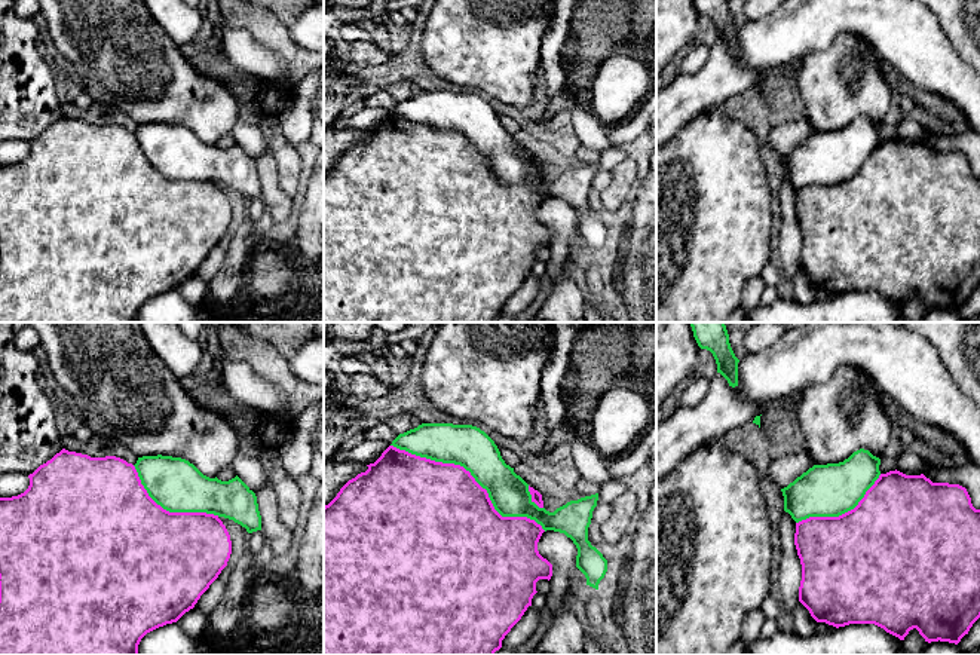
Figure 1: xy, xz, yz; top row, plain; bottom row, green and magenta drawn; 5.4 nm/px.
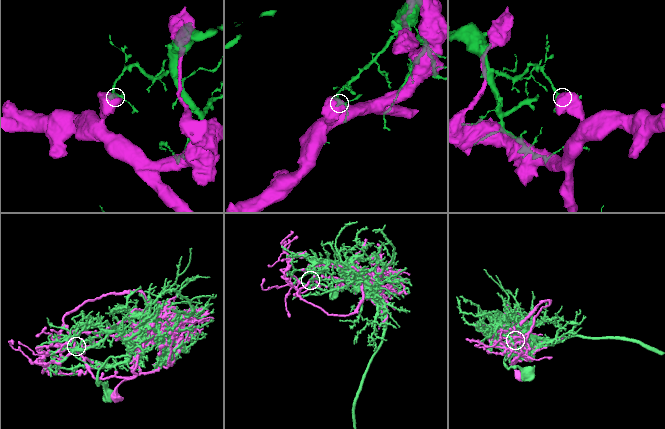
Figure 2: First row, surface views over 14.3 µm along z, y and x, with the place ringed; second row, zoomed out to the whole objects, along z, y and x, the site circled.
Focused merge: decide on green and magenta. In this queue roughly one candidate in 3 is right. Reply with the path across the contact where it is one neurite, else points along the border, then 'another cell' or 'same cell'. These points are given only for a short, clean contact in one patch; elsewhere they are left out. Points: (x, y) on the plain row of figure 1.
another cell

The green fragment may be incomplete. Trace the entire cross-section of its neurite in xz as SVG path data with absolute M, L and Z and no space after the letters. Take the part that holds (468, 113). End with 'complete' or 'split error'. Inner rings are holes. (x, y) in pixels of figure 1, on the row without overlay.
M422 91L399 101L391 113L435 129L463 134L487 157L502 184L527 184L545 199L564 201L578 215L576 235L585 242L587 252L598 257L607 227L588 208L598 160L570 168L554 180L539 175L532 168L529 151L505 131L494 108L472 92Z; complete

